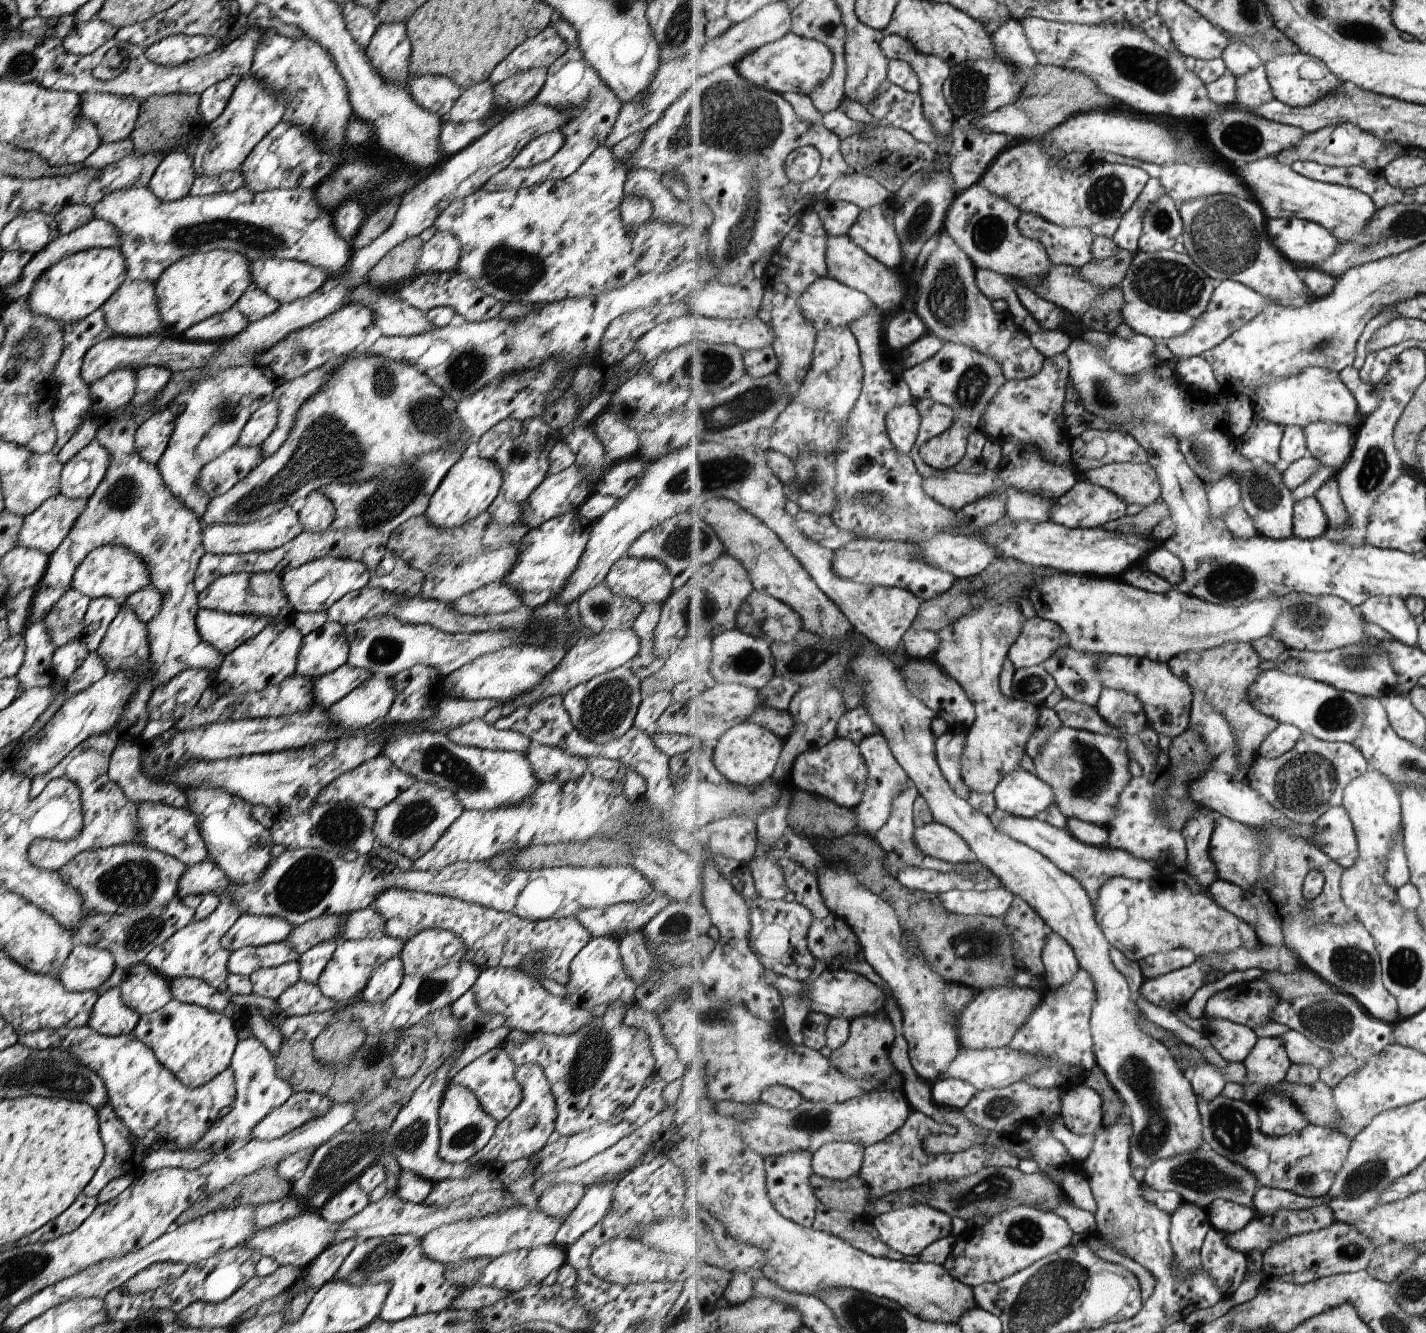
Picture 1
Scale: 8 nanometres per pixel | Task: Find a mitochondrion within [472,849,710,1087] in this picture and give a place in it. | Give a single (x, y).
(679, 924)

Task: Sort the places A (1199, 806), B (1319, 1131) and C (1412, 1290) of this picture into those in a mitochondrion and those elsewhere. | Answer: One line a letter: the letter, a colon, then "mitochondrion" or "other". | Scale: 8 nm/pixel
A: other
B: other
C: mitochondrion

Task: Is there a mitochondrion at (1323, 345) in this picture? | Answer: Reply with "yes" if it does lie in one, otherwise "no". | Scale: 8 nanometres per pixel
yes

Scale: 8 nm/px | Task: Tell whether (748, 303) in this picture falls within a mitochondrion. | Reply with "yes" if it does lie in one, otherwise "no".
no

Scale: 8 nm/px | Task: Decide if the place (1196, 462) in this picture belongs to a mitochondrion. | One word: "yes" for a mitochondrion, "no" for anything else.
yes

